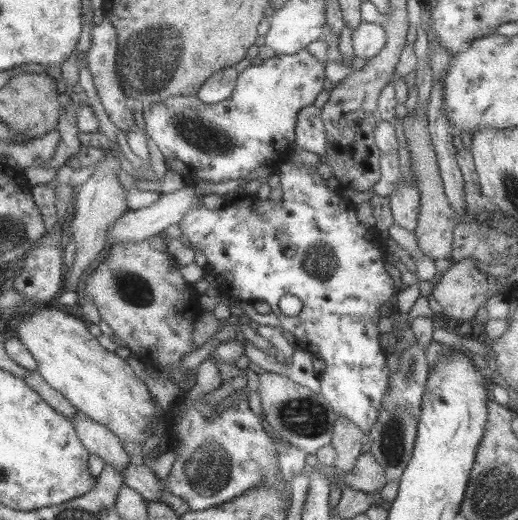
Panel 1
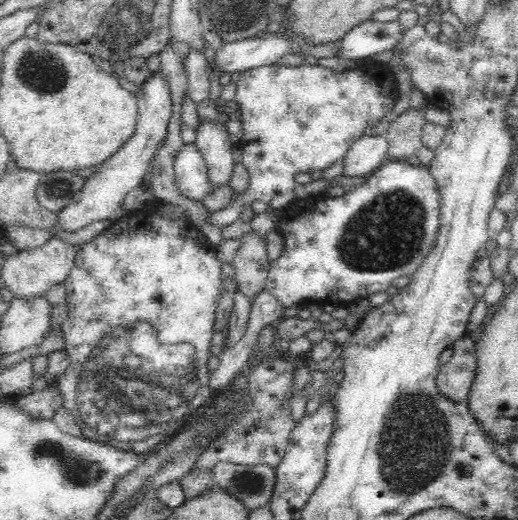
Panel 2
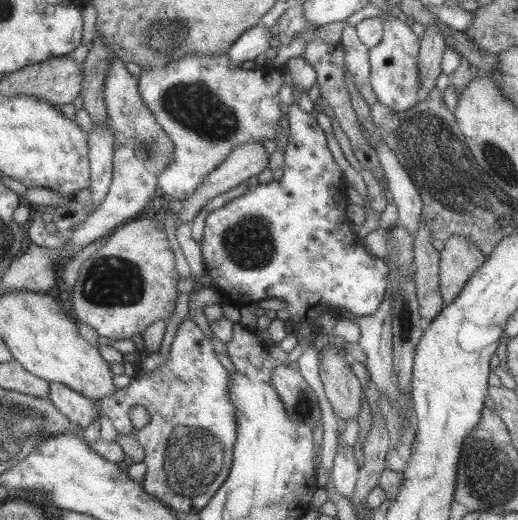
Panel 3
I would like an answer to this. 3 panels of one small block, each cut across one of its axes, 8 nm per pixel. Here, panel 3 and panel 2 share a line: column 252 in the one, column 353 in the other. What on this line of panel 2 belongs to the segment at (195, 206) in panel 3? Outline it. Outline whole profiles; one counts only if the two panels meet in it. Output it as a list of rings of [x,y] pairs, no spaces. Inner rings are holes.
[[[385,135],[365,136],[356,139],[344,155],[343,175],[369,176],[387,161],[388,141]]]

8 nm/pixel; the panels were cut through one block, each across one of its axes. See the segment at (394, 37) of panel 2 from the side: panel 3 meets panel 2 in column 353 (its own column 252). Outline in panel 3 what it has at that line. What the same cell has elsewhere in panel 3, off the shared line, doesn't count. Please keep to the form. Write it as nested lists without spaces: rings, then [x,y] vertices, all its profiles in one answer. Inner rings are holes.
[[[261,23],[241,32],[226,51],[230,68],[239,69],[244,61],[252,61],[261,53],[265,53],[273,37],[276,37],[274,30]]]

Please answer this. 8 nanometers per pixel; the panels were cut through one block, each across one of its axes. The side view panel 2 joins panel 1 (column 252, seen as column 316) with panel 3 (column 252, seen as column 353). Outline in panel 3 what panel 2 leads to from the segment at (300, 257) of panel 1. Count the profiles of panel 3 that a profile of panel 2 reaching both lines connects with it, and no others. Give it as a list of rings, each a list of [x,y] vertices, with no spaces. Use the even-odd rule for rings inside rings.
[[[301,57],[289,58],[285,65],[293,79],[294,99],[293,104],[288,105],[289,134],[284,148],[282,177],[278,182],[271,180],[266,184],[258,183],[245,194],[209,212],[203,220],[199,251],[206,275],[227,302],[242,305],[251,300],[277,298],[285,302],[285,310],[291,315],[292,332],[297,334],[299,328],[318,332],[315,320],[327,310],[345,308],[356,317],[375,313],[385,298],[388,268],[383,258],[371,258],[365,251],[362,240],[351,232],[351,223],[344,213],[349,203],[345,197],[341,170],[327,149],[325,136],[316,118],[297,106],[300,94],[307,93],[316,81],[316,72]]]

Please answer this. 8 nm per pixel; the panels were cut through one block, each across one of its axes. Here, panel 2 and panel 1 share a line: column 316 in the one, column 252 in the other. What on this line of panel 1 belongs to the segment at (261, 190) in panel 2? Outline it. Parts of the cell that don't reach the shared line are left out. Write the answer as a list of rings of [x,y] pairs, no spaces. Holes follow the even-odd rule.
[[[301,49],[295,54],[279,54],[263,60],[260,66],[245,67],[238,74],[235,87],[227,99],[216,102],[217,104],[201,104],[195,95],[171,96],[143,109],[141,124],[146,136],[160,150],[166,168],[176,172],[185,185],[199,181],[221,183],[243,179],[261,164],[272,167],[290,156],[297,112],[303,106],[313,105],[313,100],[323,90],[324,80],[324,66],[311,57],[307,50]]]

